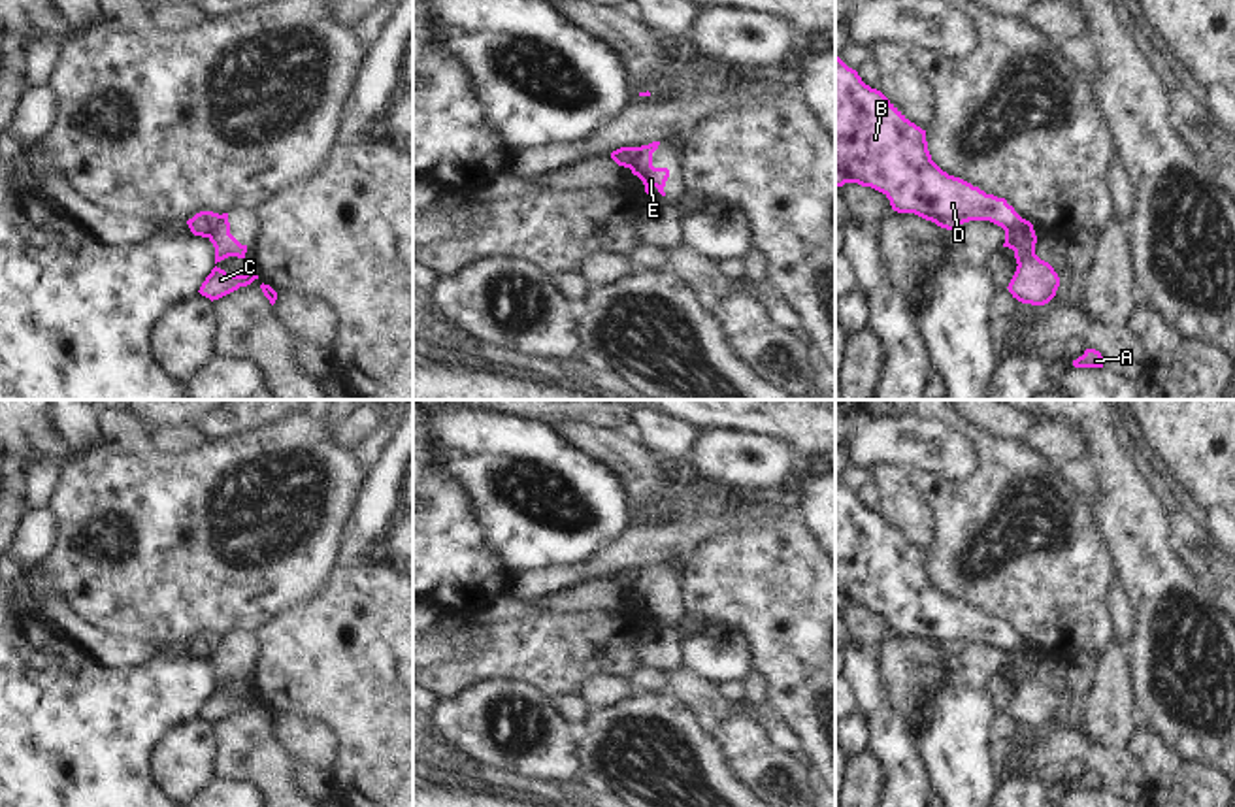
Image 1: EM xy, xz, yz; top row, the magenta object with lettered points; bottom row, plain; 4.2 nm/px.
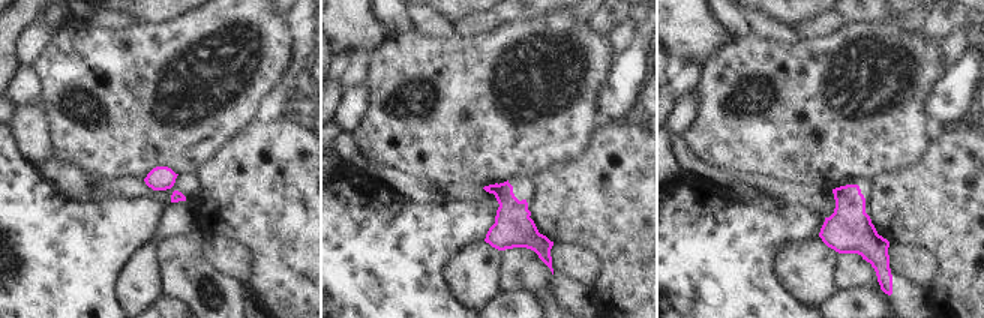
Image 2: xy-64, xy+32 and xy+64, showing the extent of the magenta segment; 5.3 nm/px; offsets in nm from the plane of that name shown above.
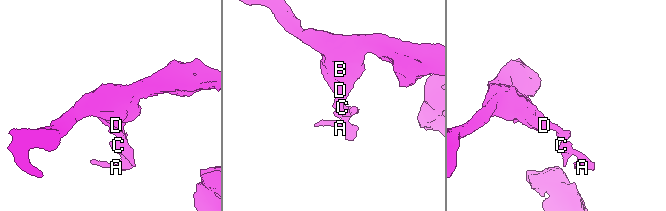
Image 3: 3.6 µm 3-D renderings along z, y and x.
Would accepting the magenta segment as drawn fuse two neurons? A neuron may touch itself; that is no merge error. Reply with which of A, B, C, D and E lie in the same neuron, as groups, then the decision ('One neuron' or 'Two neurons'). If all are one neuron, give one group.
Groups: A C E / B D. Two neurons.

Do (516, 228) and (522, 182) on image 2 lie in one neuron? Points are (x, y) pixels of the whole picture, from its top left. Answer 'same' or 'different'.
same

